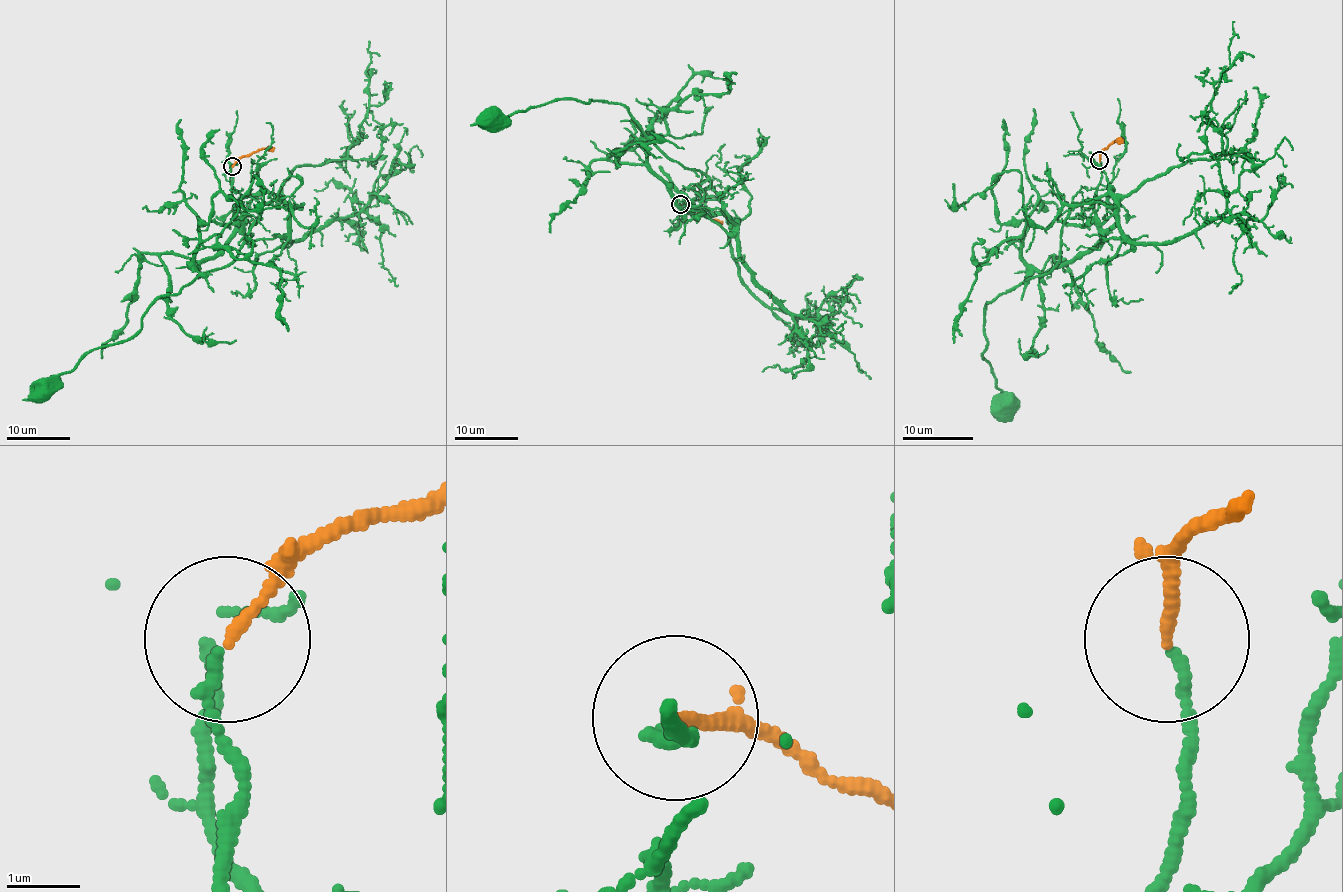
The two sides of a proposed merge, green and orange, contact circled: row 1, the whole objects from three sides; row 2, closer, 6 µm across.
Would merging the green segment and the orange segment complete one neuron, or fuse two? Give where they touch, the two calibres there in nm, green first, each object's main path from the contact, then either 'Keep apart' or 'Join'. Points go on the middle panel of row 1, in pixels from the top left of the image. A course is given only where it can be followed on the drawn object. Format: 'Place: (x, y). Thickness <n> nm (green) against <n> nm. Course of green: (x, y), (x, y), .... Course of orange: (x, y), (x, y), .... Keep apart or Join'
Place: (680, 204). Thickness 130 nm (green) against 130 nm. Course of green: (679, 205), (690, 202), (682, 210), (651, 168), (641, 142), (646, 134), (623, 106), (555, 99), (491, 119). Course of orange: (679, 205), (722, 224). Join

